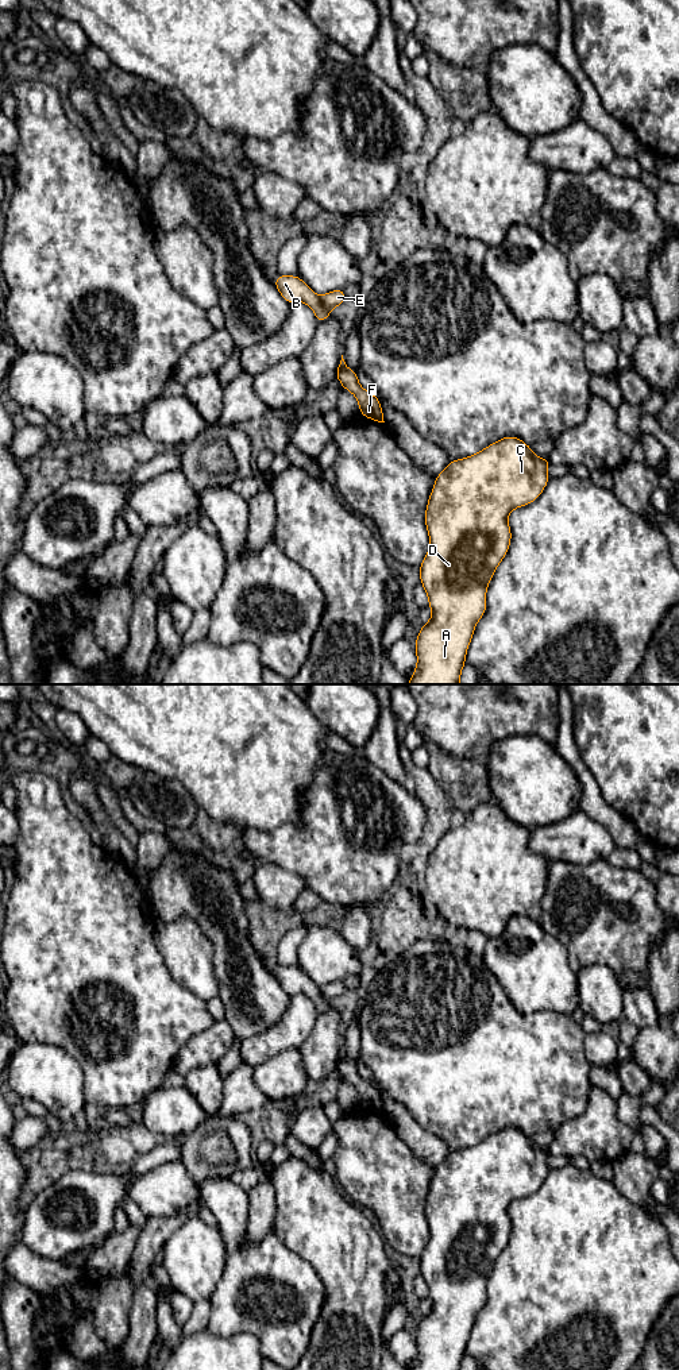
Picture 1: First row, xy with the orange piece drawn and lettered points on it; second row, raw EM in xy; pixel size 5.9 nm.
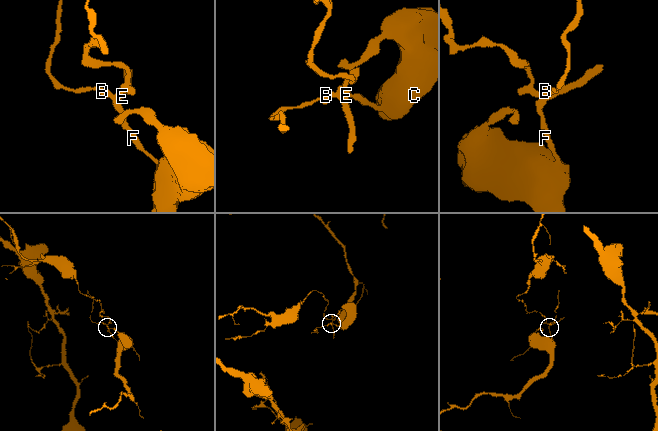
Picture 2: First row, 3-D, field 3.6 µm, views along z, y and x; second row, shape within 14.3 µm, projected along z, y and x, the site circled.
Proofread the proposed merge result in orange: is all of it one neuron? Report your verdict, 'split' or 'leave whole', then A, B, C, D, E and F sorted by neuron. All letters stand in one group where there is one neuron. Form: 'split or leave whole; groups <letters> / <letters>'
split; groups A B C D F / E

